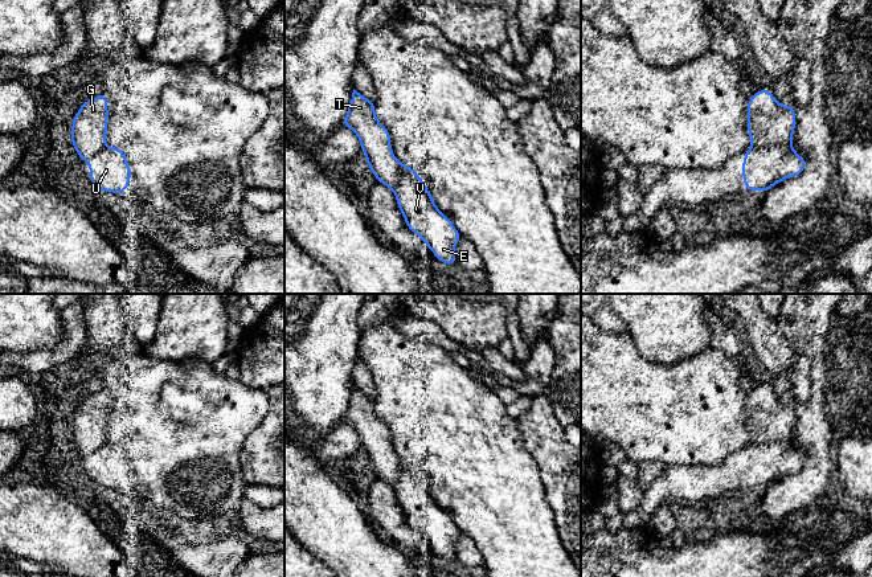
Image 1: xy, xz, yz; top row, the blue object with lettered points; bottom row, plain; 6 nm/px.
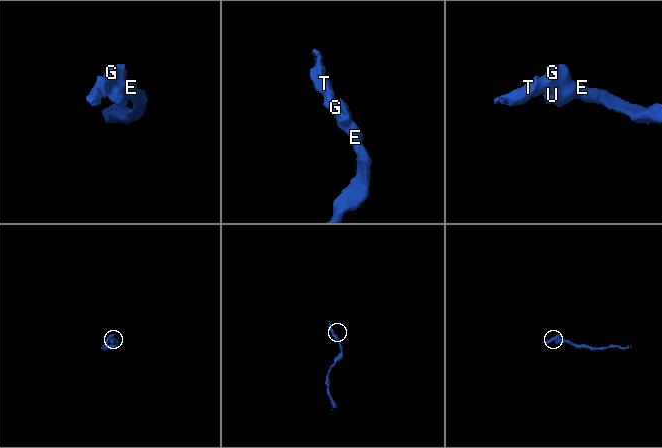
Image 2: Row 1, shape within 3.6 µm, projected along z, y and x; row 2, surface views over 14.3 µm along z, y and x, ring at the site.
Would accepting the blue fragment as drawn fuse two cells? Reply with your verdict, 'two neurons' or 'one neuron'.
two neurons

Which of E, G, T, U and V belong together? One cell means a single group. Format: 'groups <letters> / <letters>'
groups E U V / G T

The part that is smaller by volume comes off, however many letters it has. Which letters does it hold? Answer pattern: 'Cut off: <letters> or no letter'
Cut off: G, T

